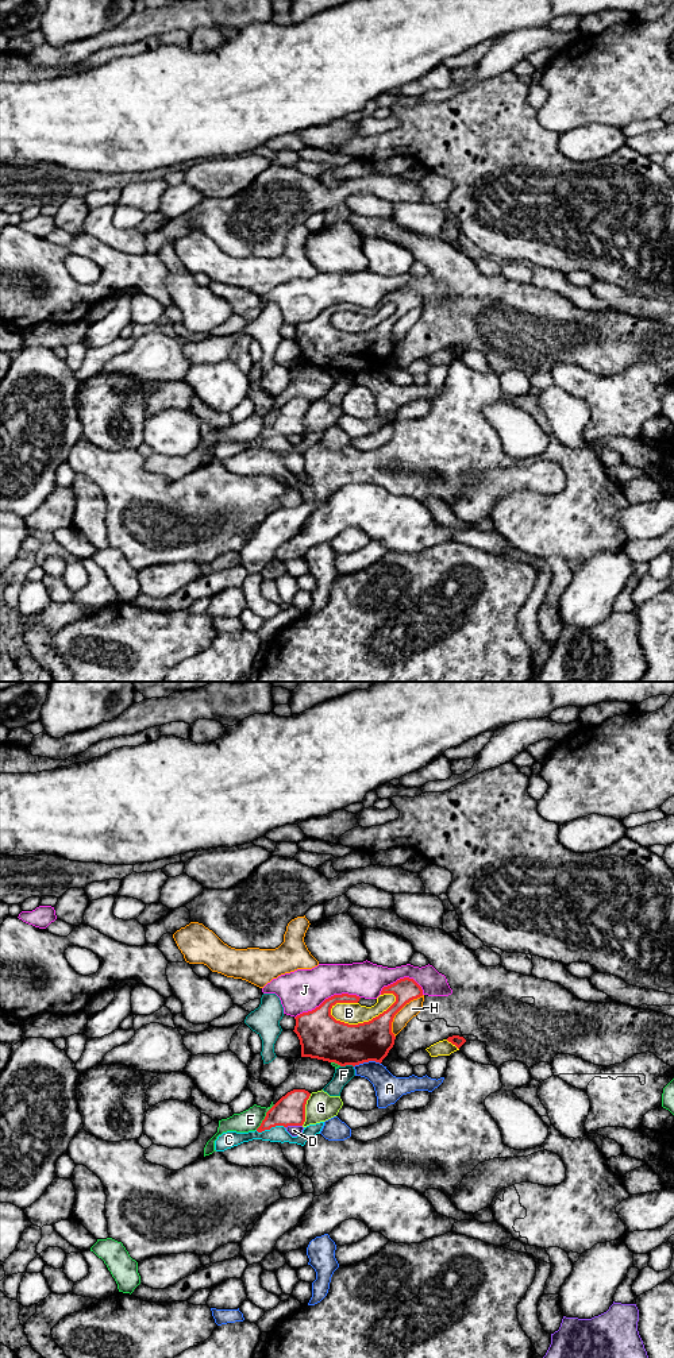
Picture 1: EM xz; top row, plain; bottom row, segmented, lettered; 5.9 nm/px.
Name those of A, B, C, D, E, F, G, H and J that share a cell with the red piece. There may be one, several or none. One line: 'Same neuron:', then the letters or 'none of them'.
Same neuron: none of them

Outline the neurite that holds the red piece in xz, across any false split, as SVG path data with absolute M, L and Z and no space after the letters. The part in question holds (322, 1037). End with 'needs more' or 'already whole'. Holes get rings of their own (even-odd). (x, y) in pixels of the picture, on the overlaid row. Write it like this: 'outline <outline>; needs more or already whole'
outline M409 977L384 987L381 995L393 994L396 1002L369 1022L348 1025L336 1021L331 1008L336 1003L358 1003L357 995L334 995L312 1011L297 1015L294 1033L301 1045L301 1057L335 1062L340 1066L369 1061L382 1062L394 1045L392 1022L411 1000L423 996L421 987Z; already whole

